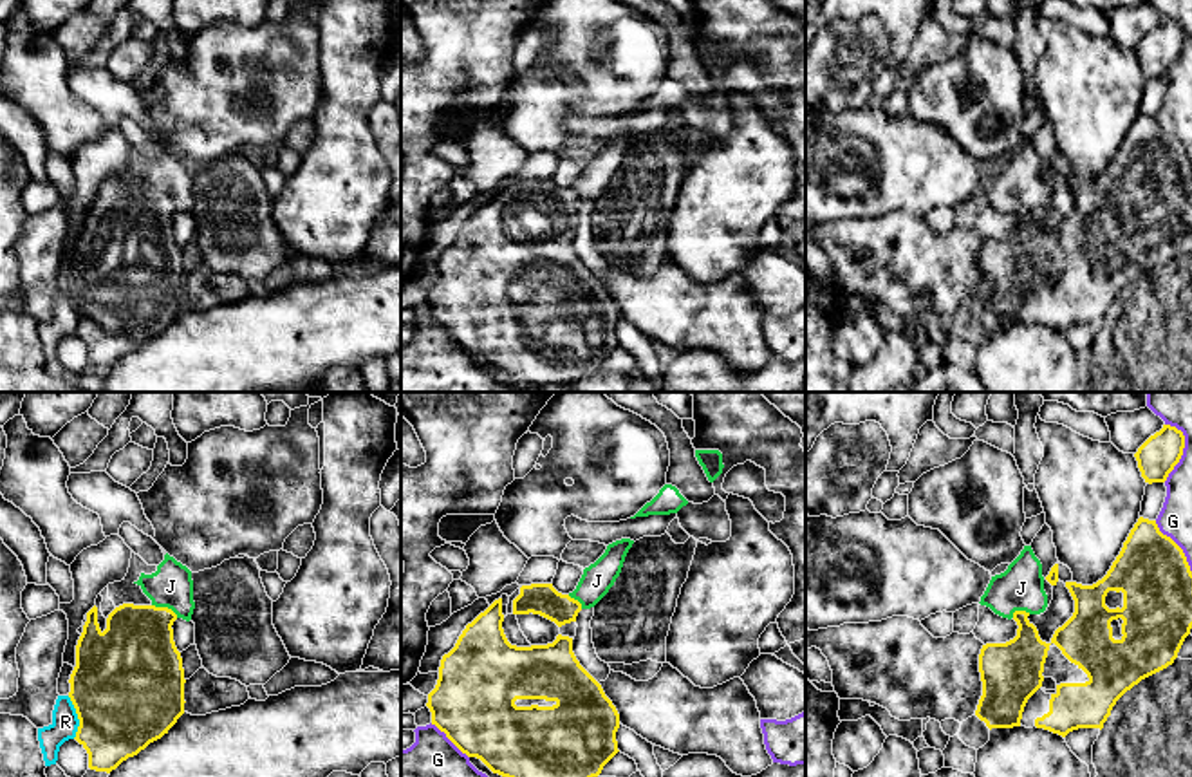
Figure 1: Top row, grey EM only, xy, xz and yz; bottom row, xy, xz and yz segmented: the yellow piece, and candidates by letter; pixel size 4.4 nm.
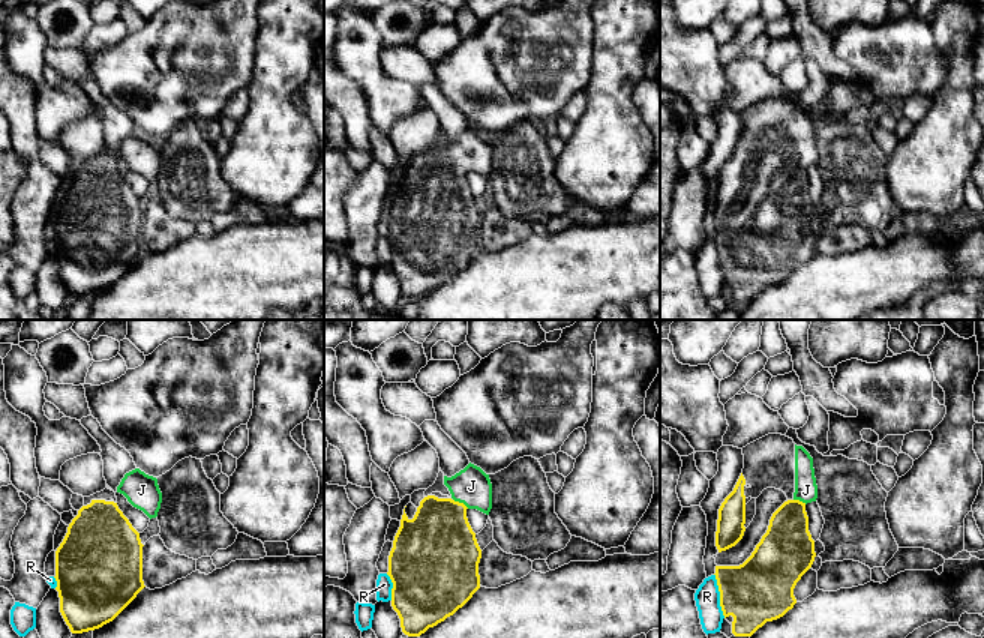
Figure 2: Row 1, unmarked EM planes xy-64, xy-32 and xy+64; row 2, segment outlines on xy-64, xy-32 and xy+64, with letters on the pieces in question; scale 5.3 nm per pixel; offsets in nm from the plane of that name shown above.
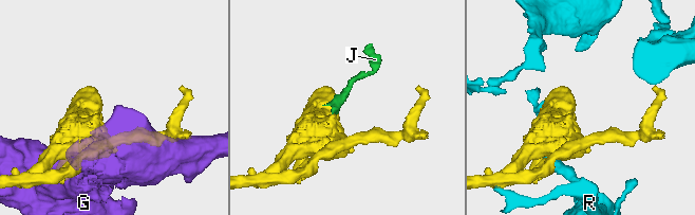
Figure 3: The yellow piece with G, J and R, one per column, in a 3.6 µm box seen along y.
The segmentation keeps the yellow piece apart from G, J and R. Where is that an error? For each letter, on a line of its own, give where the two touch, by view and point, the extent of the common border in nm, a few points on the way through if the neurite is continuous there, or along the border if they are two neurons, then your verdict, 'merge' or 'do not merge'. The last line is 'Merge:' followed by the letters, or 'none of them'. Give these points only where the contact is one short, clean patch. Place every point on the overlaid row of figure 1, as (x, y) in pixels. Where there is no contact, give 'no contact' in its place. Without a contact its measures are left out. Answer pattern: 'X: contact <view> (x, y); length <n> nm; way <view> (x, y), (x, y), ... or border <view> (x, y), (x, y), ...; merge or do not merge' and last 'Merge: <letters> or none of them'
G: contact yz (1182, 450); length 260 nm; do not merge
J: contact xy (165, 608); length 130 nm; way xy (136, 655), (141, 635), (165, 608), (170, 600), (170, 586); merge
R: contact xy (78, 718); length 190 nm; do not merge
Merge: J

